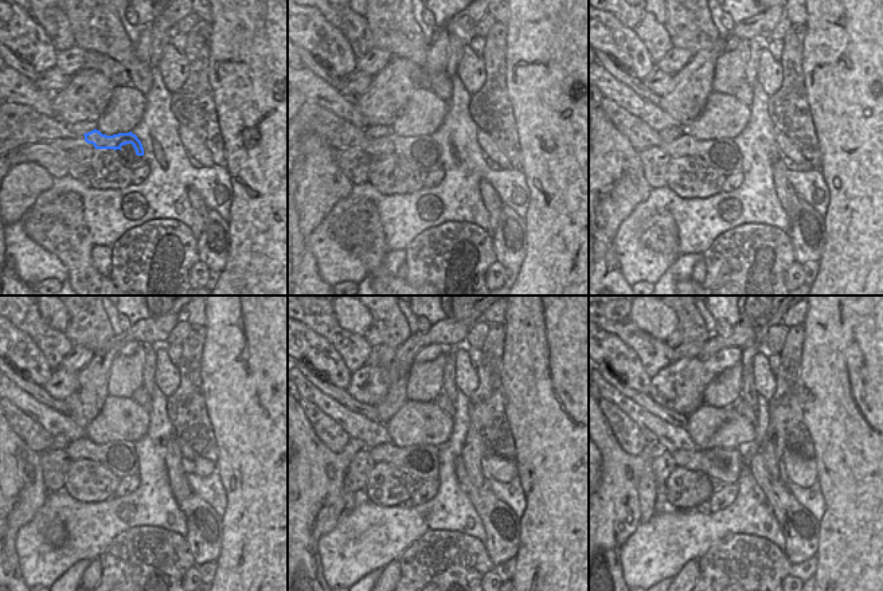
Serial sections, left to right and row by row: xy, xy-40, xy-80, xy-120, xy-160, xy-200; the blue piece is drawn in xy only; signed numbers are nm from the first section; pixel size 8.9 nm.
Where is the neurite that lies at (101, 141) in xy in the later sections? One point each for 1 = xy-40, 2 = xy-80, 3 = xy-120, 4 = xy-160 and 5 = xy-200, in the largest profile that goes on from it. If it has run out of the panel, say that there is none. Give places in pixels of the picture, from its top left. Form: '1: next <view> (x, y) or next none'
1: next xy-40 (399, 141)
2: next xy-80 (719, 143)
3: next xy-120 (124, 445)
4: next xy-160 (432, 449)
5: next xy-200 (733, 450)

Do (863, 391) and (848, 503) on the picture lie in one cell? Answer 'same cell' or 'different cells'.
same cell

